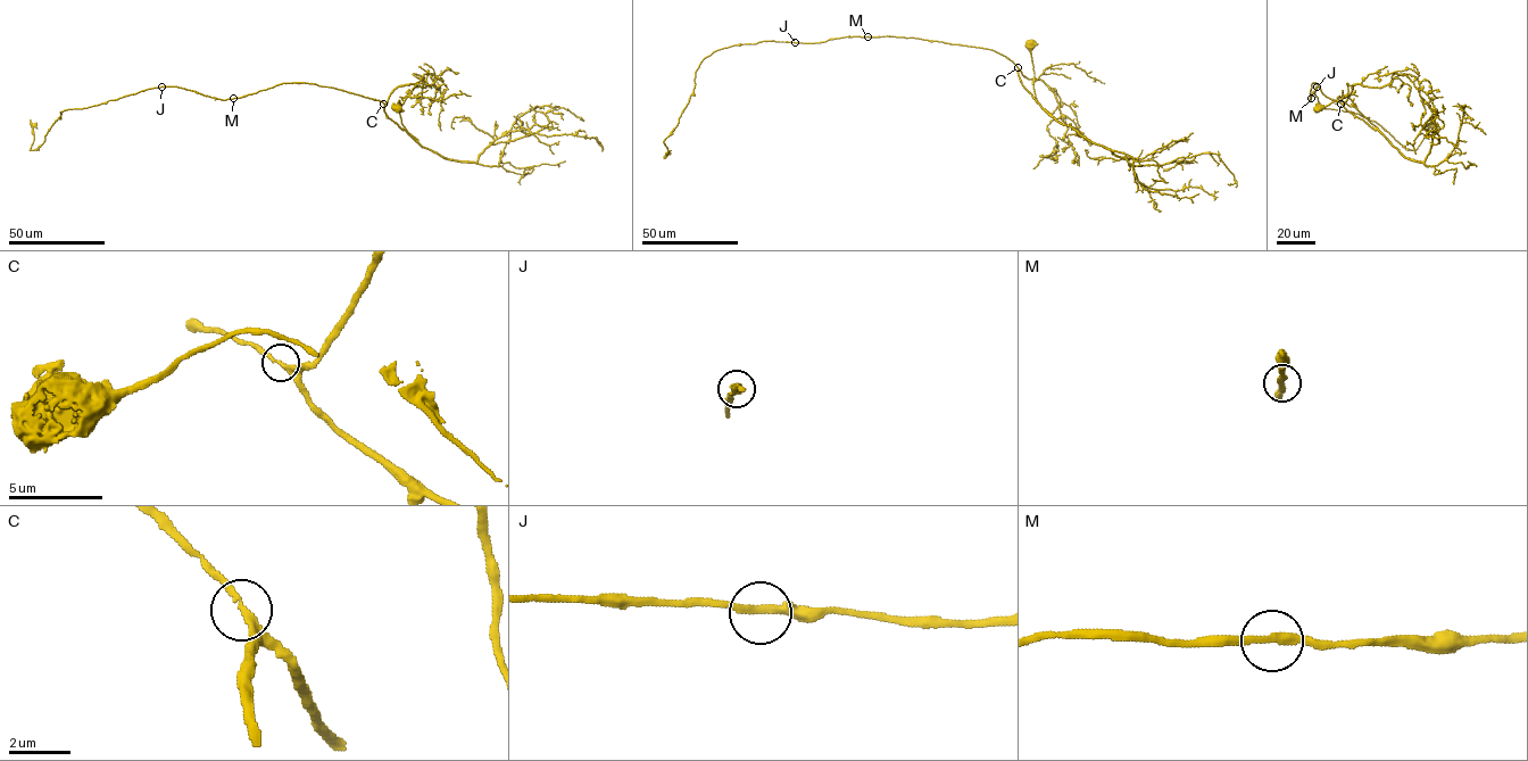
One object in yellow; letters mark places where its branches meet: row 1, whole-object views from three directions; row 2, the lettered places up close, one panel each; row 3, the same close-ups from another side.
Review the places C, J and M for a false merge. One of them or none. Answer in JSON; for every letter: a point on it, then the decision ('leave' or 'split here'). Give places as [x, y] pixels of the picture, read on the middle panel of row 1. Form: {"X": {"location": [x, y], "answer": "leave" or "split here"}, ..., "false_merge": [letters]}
{"C": {"location": [1018, 67], "answer": "leave"}, "J": {"location": [795, 42], "answer": "leave"}, "M": {"location": [868, 36], "answer": "leave"}, "false_merge": []}

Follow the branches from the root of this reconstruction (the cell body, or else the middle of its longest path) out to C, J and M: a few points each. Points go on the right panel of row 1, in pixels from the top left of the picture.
C: (1318, 107), (1343, 100), (1377, 129), (1354, 116), (1340, 102)
J: (1318, 107), (1343, 100), (1377, 129), (1325, 96), (1314, 82), (1310, 99), (1317, 87)
M: (1318, 107), (1343, 100), (1377, 129), (1325, 96), (1314, 82), (1311, 98)

